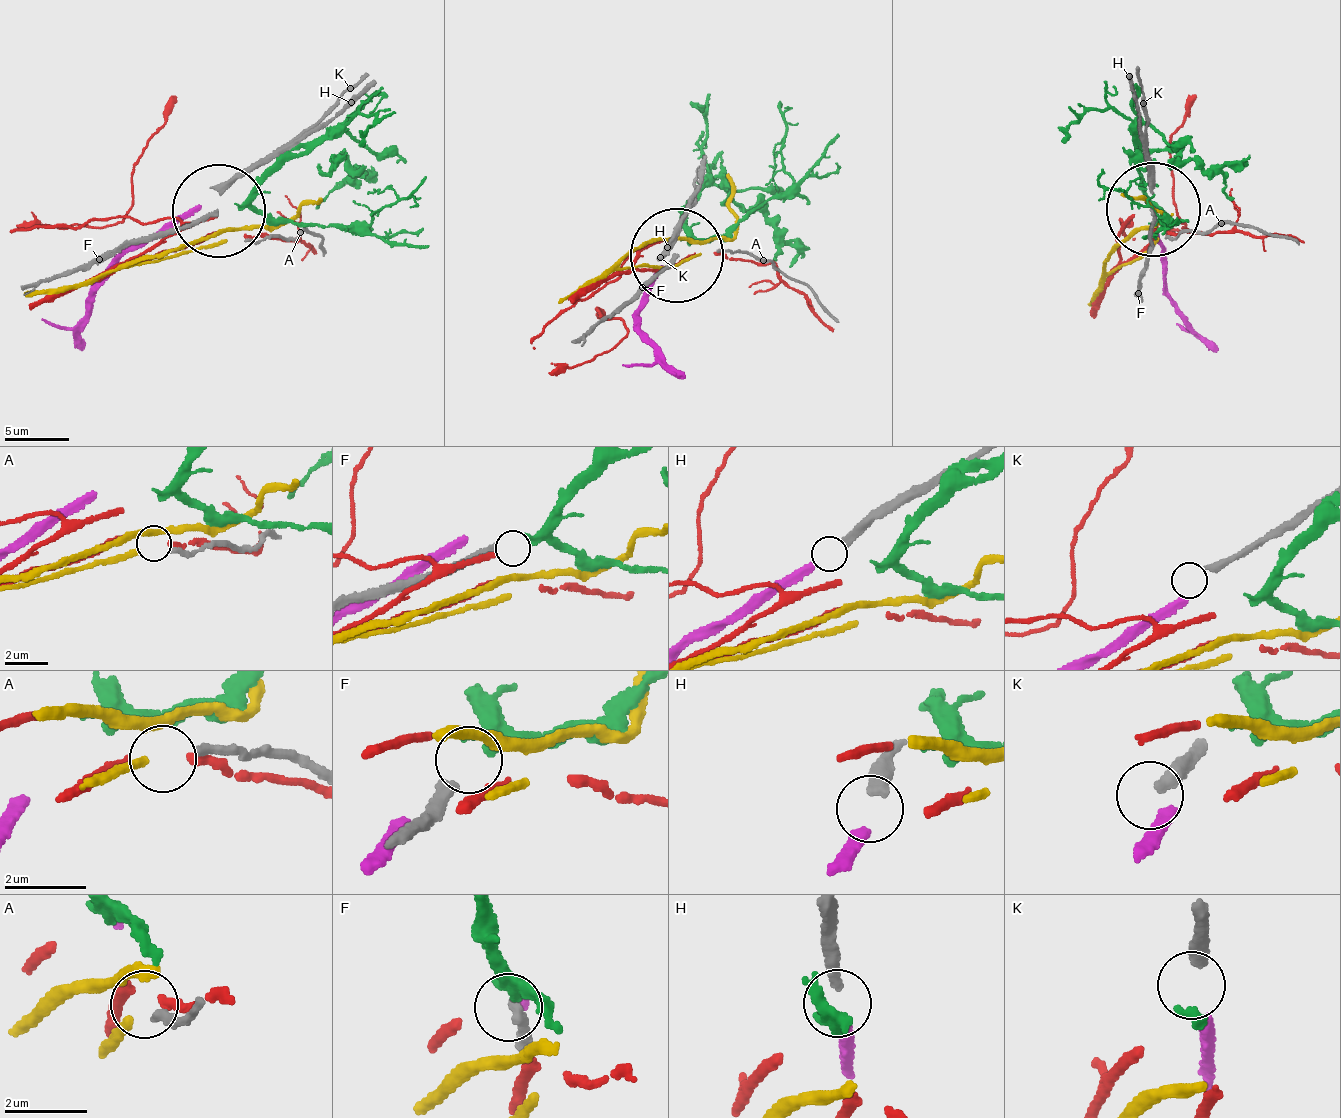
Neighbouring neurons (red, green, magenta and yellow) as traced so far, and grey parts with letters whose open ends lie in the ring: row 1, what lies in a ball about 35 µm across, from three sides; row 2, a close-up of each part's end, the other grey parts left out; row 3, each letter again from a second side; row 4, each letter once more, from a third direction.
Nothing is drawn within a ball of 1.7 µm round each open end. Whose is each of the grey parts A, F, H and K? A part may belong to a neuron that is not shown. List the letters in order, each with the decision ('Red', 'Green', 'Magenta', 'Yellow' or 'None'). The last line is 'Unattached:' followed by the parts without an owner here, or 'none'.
A: Yellow
F: Green
H: Magenta
K: None
Unattached: K

